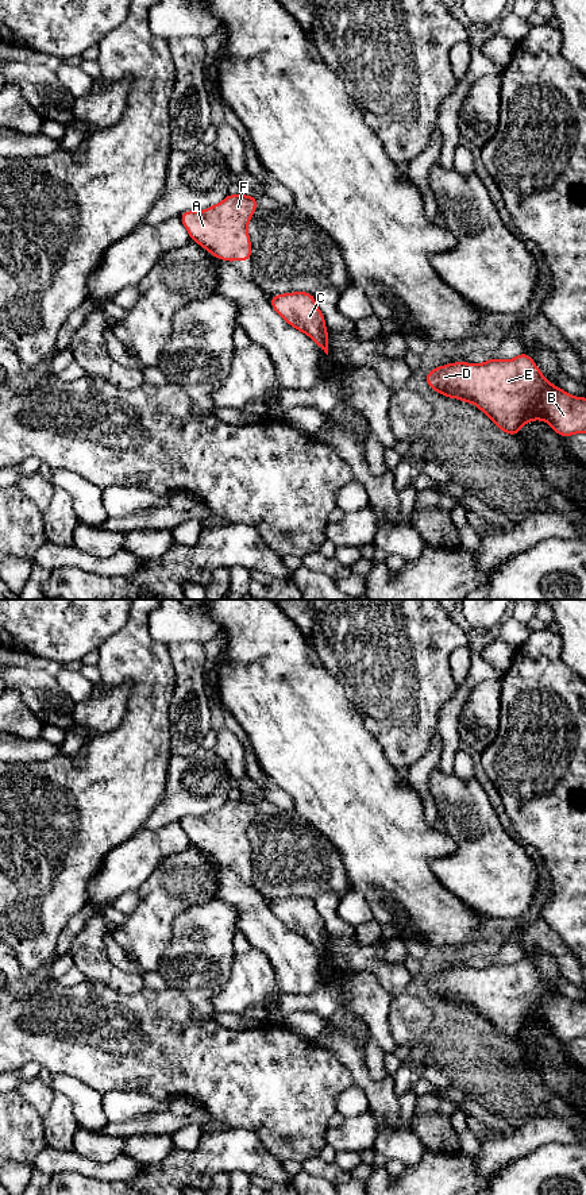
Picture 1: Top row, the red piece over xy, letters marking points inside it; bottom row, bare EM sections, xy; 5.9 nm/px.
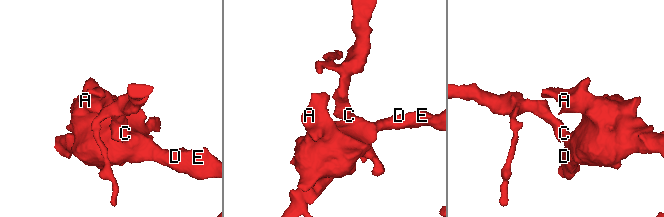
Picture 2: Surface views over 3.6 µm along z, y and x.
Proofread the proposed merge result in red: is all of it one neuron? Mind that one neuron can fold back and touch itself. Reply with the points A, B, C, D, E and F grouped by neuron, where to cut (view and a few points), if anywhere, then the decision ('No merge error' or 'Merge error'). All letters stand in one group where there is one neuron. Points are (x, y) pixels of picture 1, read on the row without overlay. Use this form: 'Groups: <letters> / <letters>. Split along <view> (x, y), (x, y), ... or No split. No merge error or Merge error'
Groups: A B C D E F. No split. No merge error

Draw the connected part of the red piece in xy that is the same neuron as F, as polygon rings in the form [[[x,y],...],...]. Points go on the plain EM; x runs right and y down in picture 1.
[[[228,799],[221,807],[201,817],[186,816],[180,821],[193,847],[213,861],[250,866],[251,849],[247,830],[257,814],[257,802]]]

